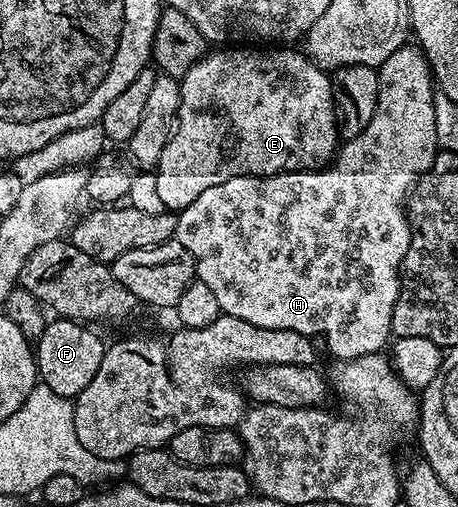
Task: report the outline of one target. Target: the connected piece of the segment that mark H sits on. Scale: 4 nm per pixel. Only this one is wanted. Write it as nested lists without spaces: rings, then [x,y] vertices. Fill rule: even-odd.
[[[418,45],[398,48],[377,70],[379,92],[377,93],[377,109],[373,109],[373,121],[369,121],[369,125],[365,125],[365,129],[361,129],[357,137],[346,140],[338,148],[337,154],[329,165],[324,165],[314,171],[283,171],[280,175],[229,177],[229,181],[221,181],[221,185],[213,185],[205,189],[205,193],[201,193],[201,197],[197,197],[193,205],[178,212],[175,220],[175,238],[181,245],[185,245],[185,249],[189,249],[195,262],[198,282],[209,285],[210,291],[217,297],[217,305],[222,314],[229,317],[241,317],[241,321],[249,321],[249,325],[257,325],[261,329],[293,329],[293,333],[312,337],[320,335],[327,342],[328,349],[335,354],[336,360],[377,355],[388,346],[392,338],[393,305],[397,305],[399,296],[399,272],[403,269],[403,258],[411,244],[411,226],[407,223],[406,209],[408,196],[433,165],[435,156],[441,150],[437,141],[437,125],[435,124],[437,88],[431,74],[431,66],[423,50]]]

